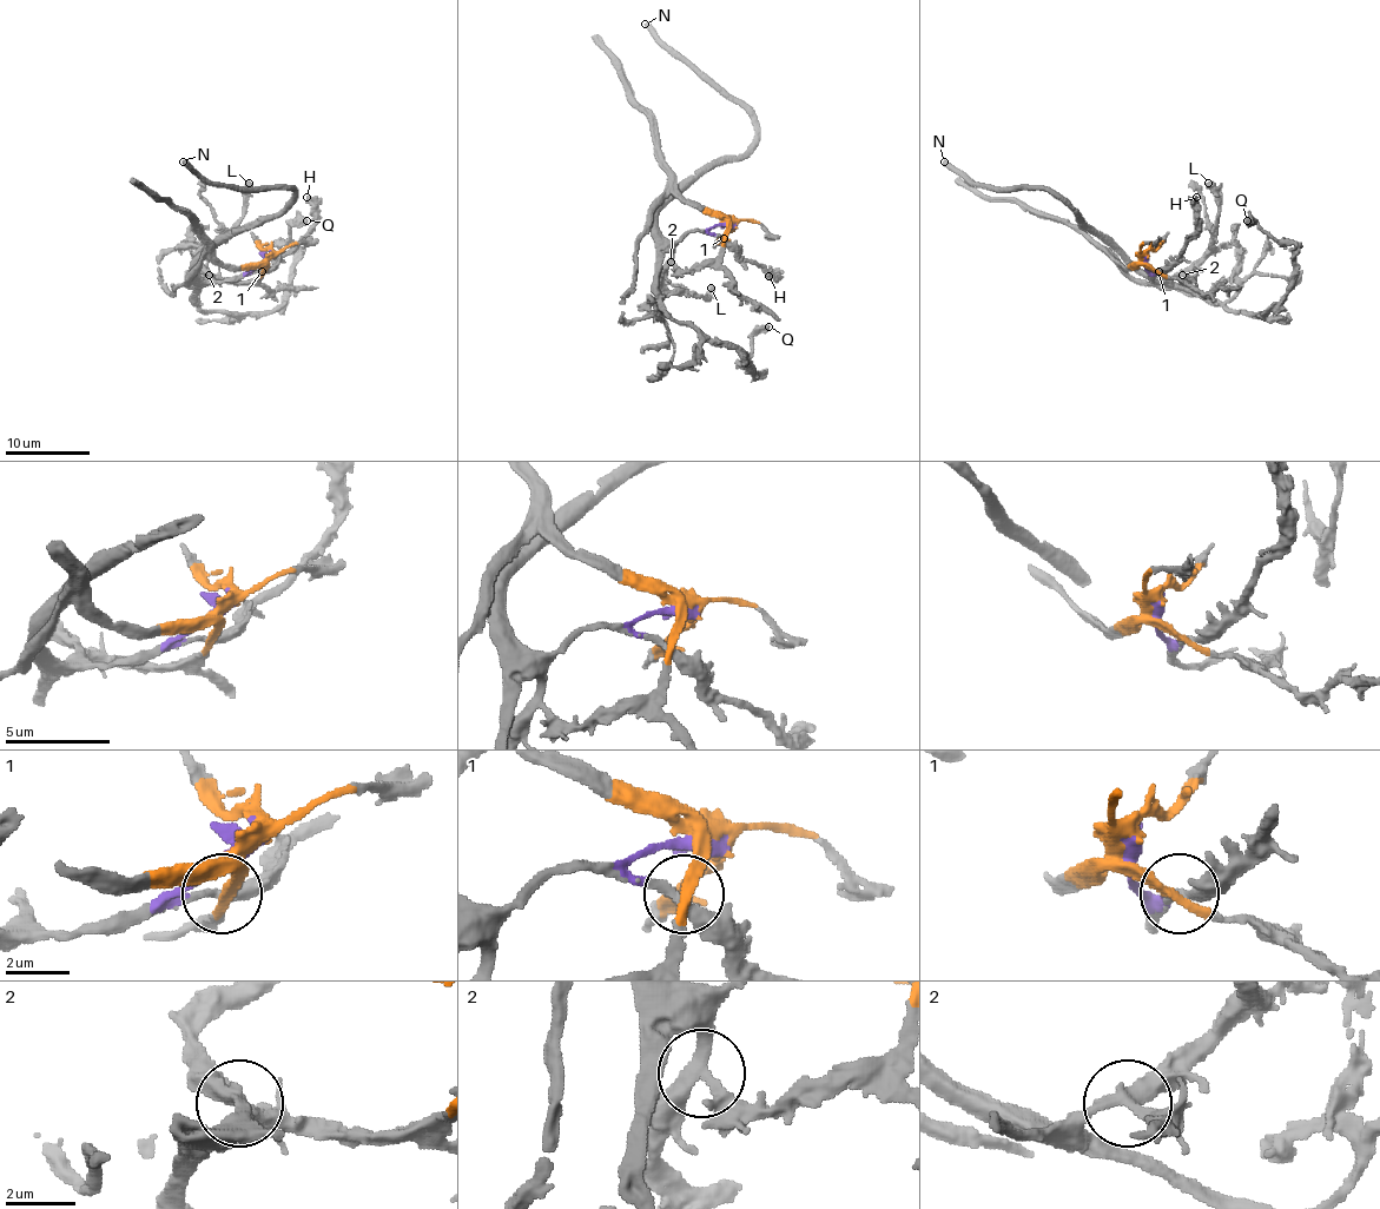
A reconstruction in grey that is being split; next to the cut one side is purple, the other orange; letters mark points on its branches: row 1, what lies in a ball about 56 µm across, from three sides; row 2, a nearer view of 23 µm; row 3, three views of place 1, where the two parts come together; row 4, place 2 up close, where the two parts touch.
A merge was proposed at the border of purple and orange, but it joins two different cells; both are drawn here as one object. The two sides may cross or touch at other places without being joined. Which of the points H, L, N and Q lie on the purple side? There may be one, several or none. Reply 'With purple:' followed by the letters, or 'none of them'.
With purple: H, L, N, Q

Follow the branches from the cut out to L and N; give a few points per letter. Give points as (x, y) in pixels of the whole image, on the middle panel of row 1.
L: (731, 222), (691, 230), (674, 248), (672, 262), (661, 277), (669, 290), (688, 290), (704, 298), (710, 288)
N: (731, 222), (691, 230), (677, 240), (657, 226), (657, 213), (678, 192), (752, 143), (754, 120), (645, 25)

